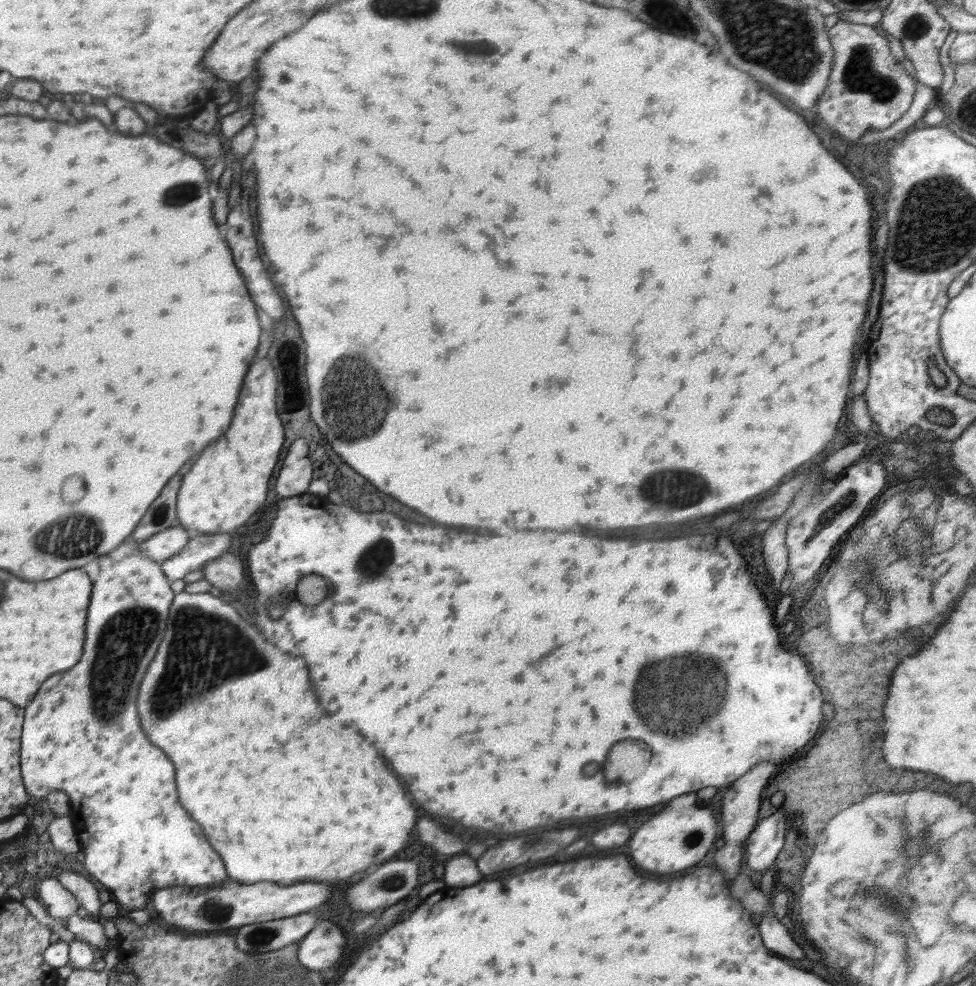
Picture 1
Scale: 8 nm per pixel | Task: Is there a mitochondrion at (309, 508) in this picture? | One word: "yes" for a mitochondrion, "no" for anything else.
no

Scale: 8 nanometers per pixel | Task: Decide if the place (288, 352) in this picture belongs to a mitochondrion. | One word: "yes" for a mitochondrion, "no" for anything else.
yes

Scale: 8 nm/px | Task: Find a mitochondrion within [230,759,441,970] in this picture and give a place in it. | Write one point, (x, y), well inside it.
(265, 937)

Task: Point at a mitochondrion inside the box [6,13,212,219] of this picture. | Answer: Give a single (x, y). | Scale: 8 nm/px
(184, 192)

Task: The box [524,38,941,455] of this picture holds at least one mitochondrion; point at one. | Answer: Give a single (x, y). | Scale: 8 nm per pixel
(862, 74)

